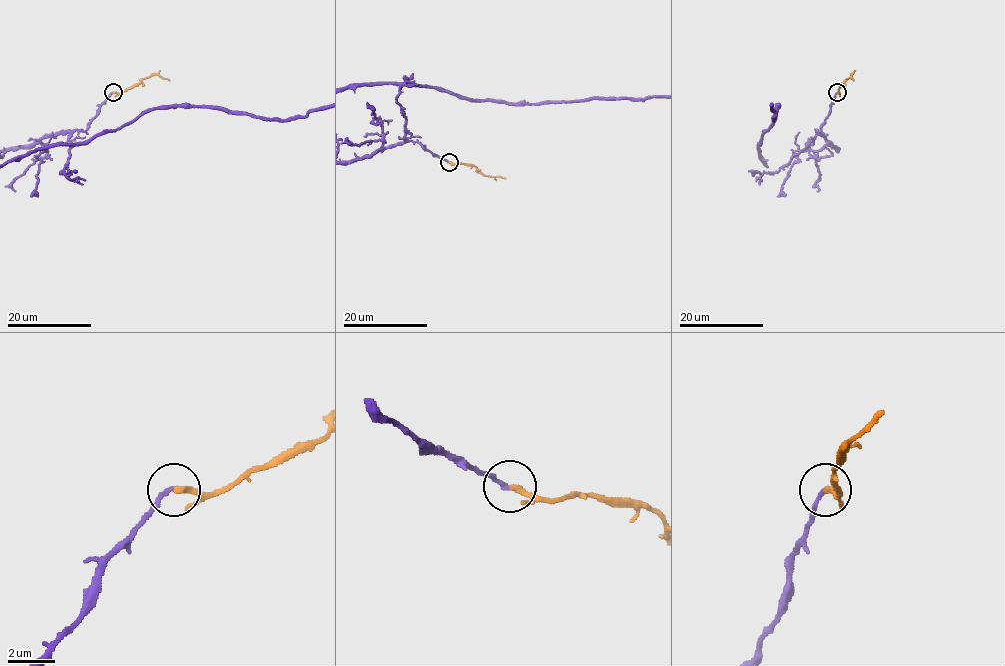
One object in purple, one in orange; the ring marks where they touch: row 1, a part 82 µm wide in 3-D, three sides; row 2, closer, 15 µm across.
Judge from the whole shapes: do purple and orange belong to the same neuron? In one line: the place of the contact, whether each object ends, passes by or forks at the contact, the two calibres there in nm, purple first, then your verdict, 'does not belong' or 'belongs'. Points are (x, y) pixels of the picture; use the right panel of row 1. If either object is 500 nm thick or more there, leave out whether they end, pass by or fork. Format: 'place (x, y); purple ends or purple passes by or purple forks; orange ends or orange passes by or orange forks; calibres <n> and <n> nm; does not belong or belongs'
place (837, 92); purple ends; orange ends; calibres 180 and 220 nm; belongs

